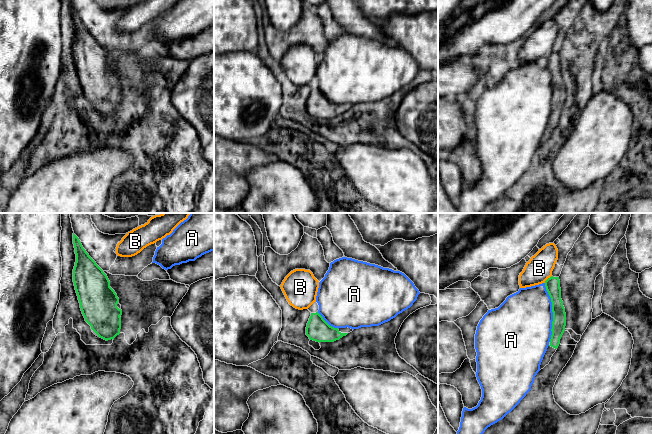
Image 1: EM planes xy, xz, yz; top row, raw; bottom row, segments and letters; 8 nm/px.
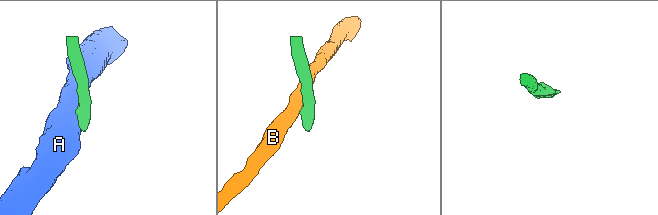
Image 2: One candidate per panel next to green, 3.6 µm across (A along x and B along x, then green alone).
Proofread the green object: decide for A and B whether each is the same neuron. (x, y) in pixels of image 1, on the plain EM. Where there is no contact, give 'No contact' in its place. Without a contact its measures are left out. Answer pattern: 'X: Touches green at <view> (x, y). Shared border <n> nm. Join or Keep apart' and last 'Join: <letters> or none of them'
A: Touches green at yz (552, 87). Shared border 480 nm. Keep apart
B: Touches green at yz (547, 55). Shared border 90 nm. Keep apart
Join: none of them

